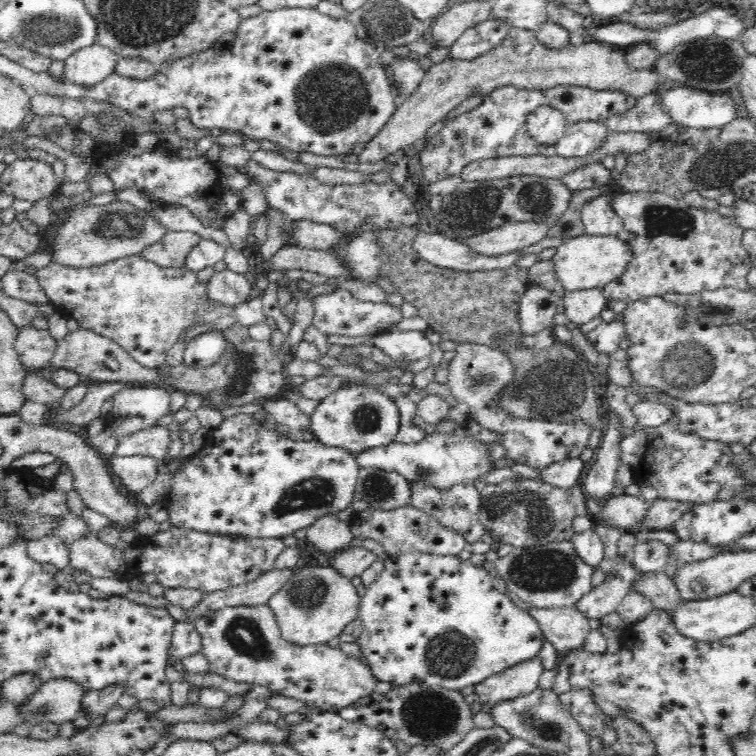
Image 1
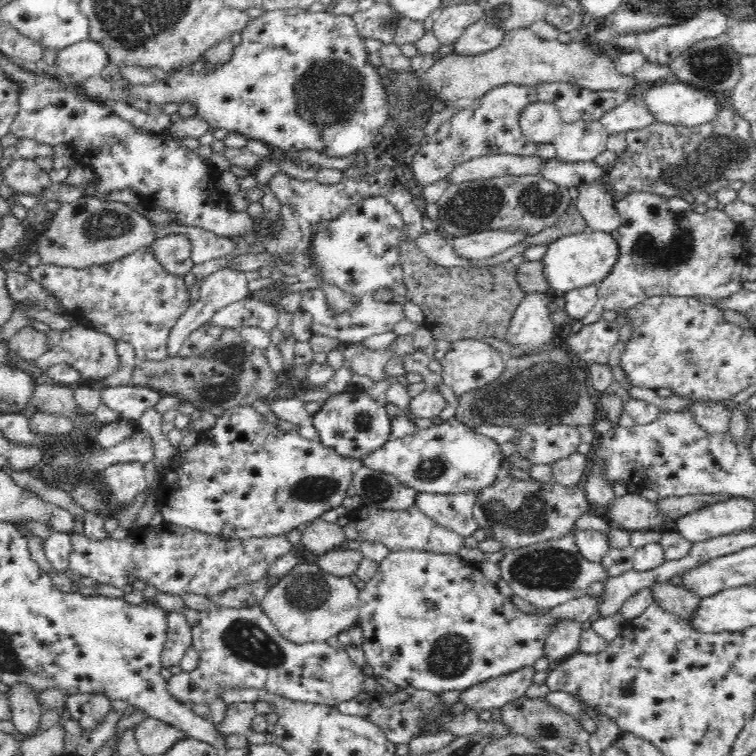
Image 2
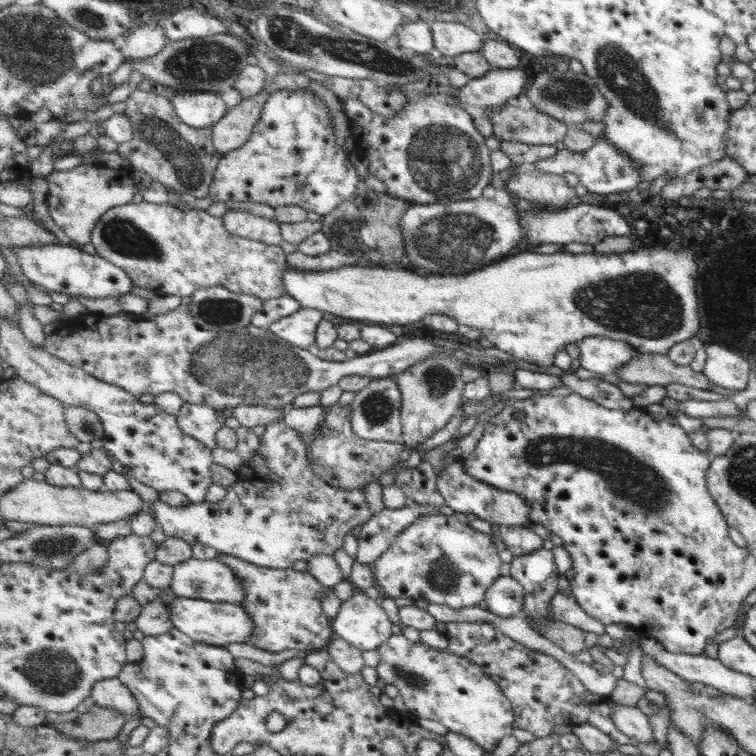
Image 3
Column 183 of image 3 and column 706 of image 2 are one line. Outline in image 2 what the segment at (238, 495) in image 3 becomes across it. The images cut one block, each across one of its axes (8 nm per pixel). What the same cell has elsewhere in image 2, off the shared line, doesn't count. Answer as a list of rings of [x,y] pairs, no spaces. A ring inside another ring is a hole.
[[[732,497],[675,520],[676,530],[690,542],[747,531],[755,520],[750,498]]]

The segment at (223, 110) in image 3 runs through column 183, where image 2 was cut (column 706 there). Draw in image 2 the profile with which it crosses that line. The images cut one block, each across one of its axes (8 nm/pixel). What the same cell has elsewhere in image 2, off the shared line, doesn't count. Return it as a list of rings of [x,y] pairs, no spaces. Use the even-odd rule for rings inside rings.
[[[672,78],[669,79],[668,83],[654,86],[640,95],[642,95],[640,101],[644,103],[649,114],[652,114],[657,122],[668,125],[692,127],[712,122],[712,119],[717,116],[716,110],[721,108],[713,93],[697,89],[694,85]]]

